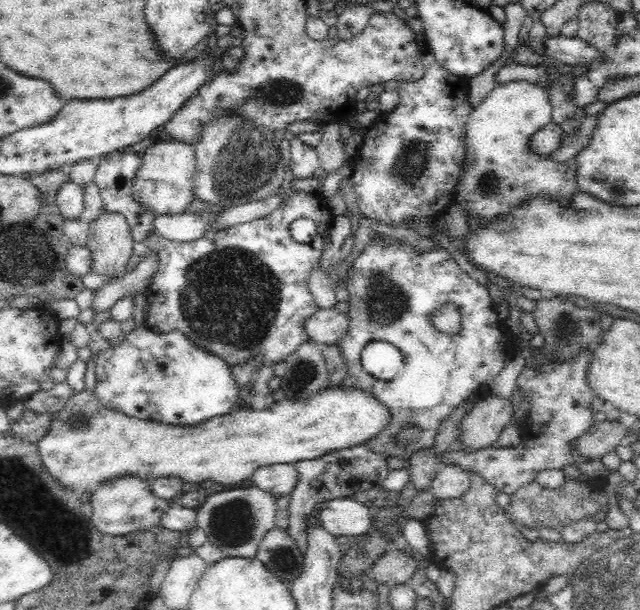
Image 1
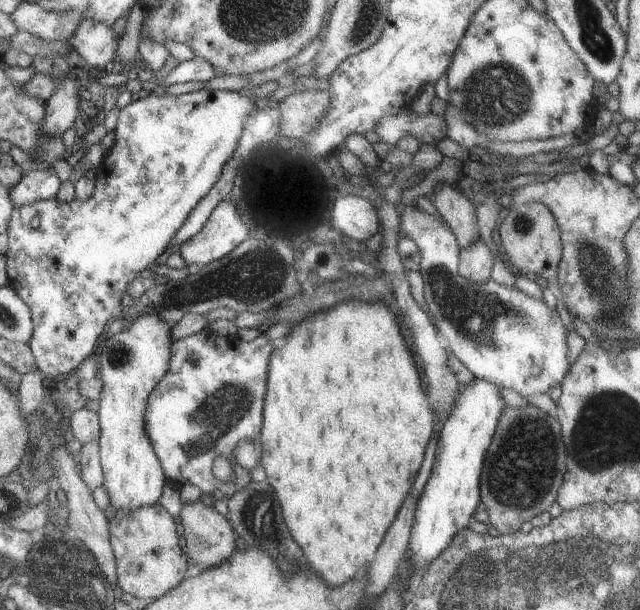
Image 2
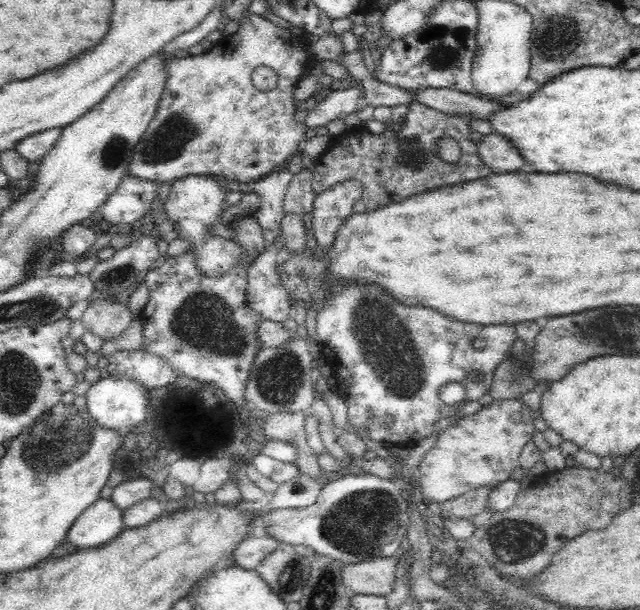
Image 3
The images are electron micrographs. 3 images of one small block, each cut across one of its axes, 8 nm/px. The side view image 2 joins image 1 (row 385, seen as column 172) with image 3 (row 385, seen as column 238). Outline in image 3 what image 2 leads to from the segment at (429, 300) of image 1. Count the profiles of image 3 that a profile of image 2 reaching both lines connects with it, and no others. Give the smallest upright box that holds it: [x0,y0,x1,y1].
[317,284,517,446]

